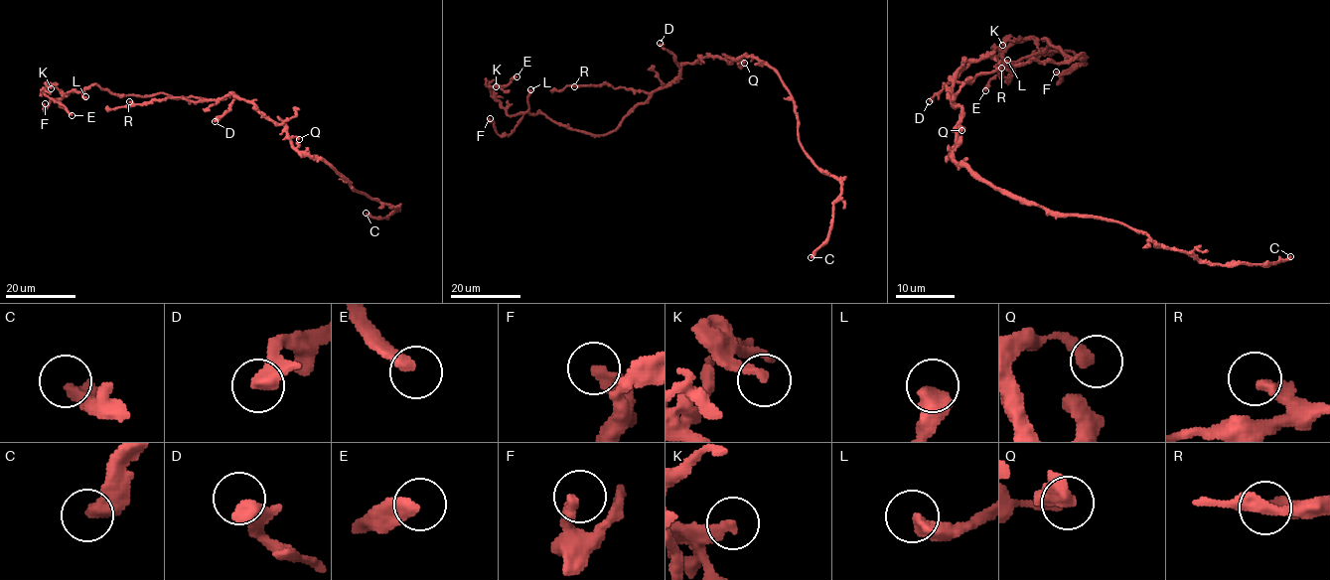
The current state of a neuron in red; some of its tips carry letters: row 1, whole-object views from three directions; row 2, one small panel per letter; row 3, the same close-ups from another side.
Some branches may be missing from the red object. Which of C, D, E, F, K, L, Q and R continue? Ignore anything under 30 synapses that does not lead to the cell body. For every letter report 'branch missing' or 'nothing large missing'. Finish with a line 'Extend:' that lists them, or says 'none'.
C: branch missing
D: nothing large missing
E: nothing large missing
F: nothing large missing
K: nothing large missing
L: nothing large missing
Q: nothing large missing
R: nothing large missing
Extend: C

